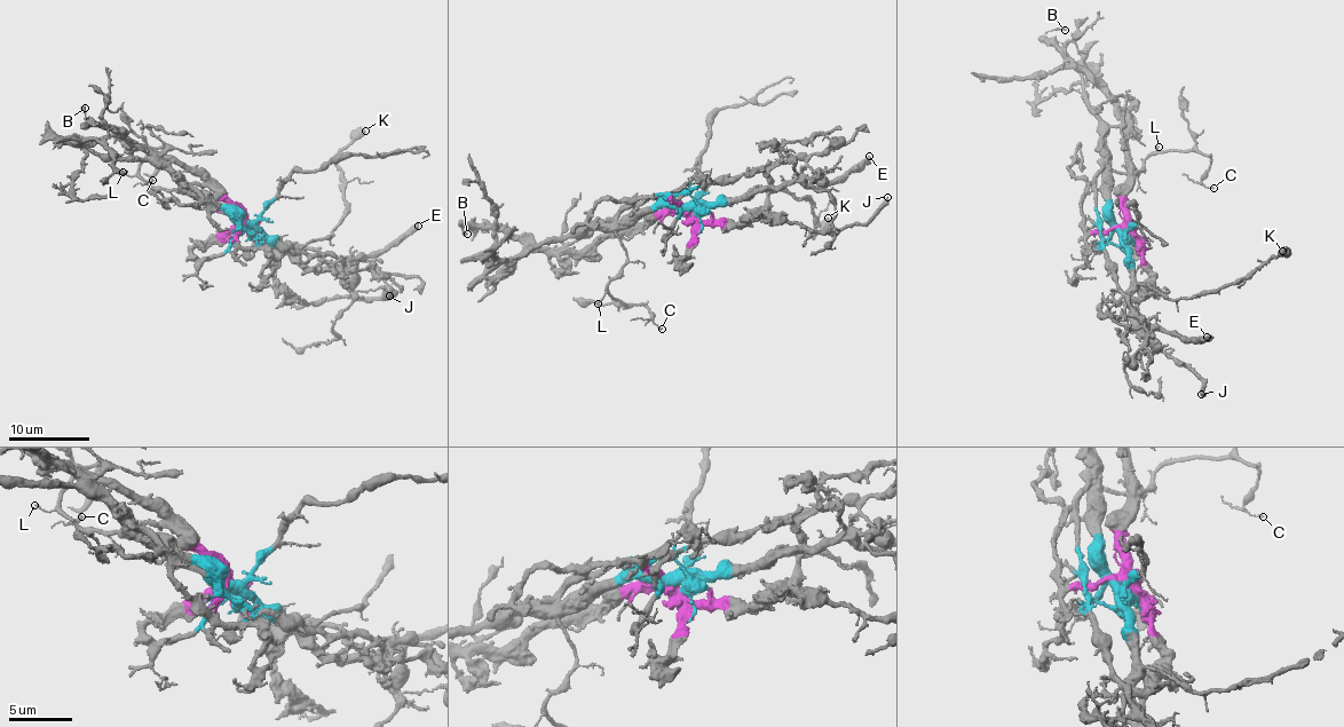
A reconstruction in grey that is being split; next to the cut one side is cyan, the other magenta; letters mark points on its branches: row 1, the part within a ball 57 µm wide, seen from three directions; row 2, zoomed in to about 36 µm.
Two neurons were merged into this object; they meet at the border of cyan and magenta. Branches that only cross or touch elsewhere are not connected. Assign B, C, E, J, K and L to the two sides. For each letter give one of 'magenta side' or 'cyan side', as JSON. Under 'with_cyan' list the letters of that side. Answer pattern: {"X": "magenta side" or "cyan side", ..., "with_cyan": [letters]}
{"B": "magenta side", "C": "cyan side", "E": "cyan side", "J": "magenta side", "K": "cyan side", "L": "cyan side", "with_cyan": ["C", "E", "K", "L"]}

